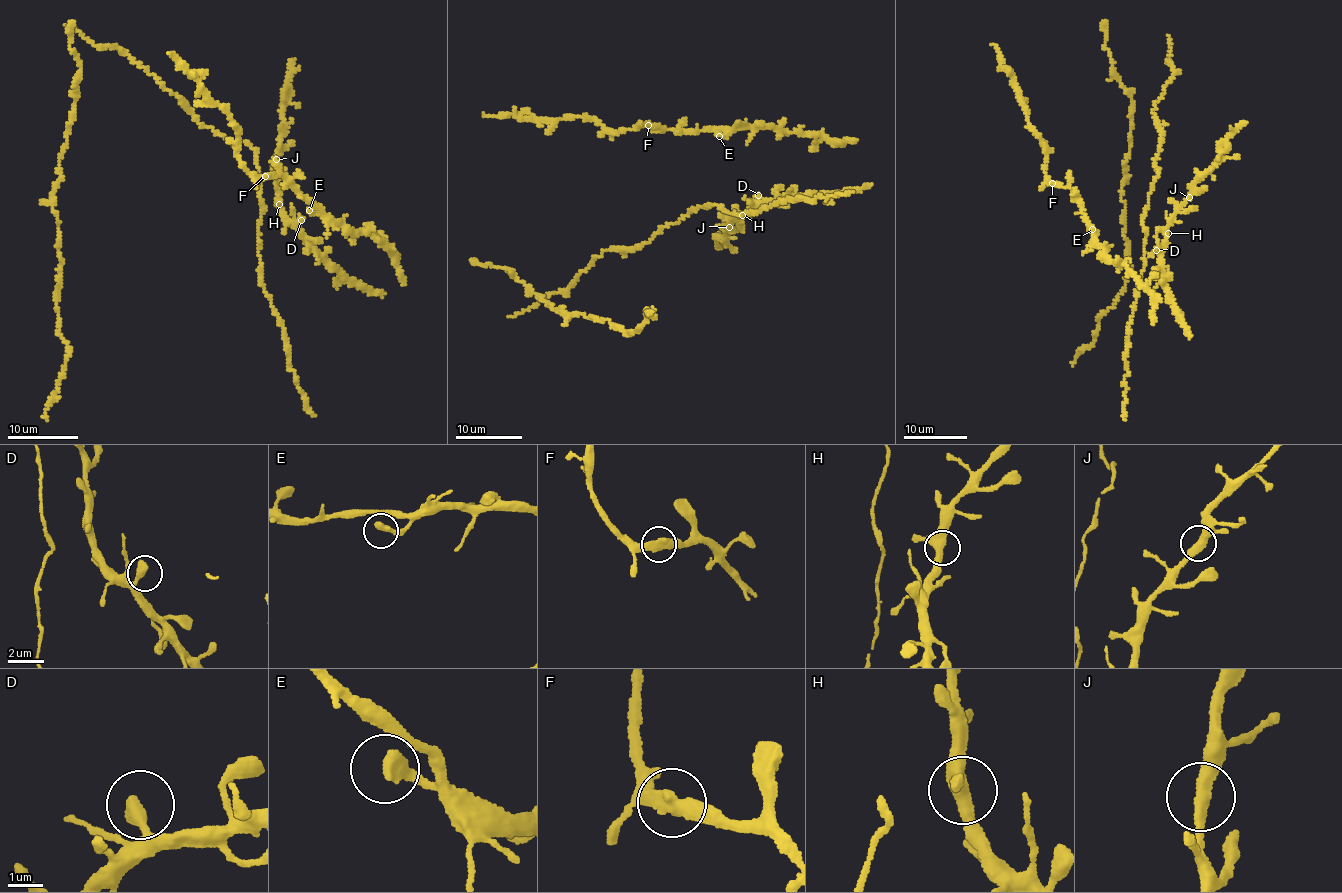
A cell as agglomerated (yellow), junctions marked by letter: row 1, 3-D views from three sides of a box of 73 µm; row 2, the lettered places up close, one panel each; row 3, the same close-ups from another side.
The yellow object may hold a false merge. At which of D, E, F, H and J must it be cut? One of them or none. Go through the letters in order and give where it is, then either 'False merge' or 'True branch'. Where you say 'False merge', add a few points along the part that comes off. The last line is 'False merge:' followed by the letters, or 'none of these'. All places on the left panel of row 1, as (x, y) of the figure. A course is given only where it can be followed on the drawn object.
D: Place: (301, 220). True branch
E: Place: (309, 210). True branch
F: Place: (265, 176). True branch
H: Place: (279, 204). True branch
J: Place: (276, 159). True branch
False merge: none of these

